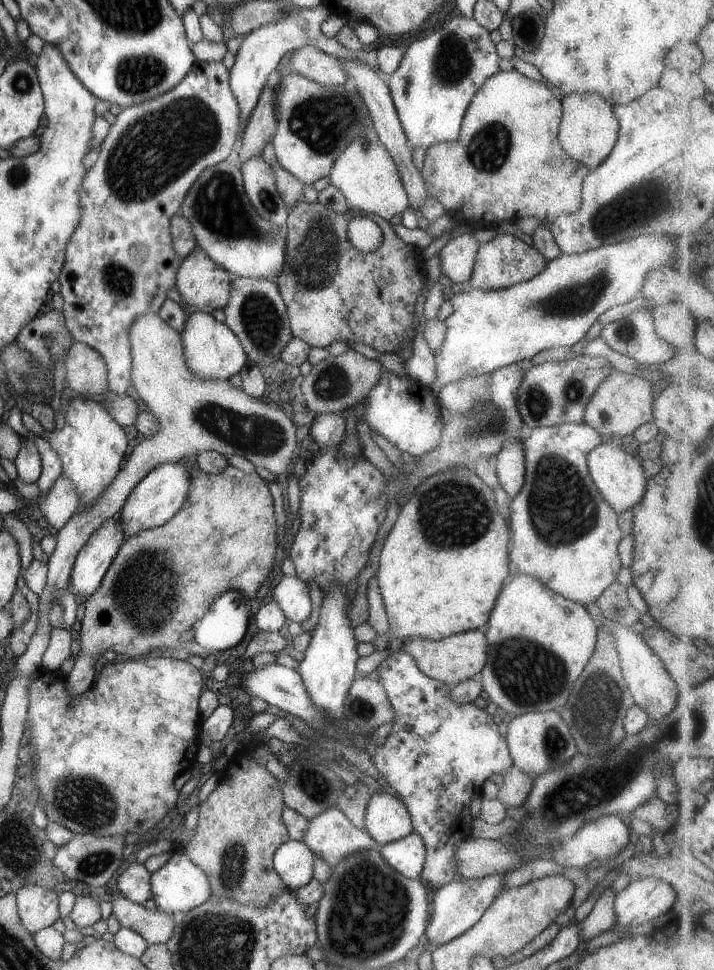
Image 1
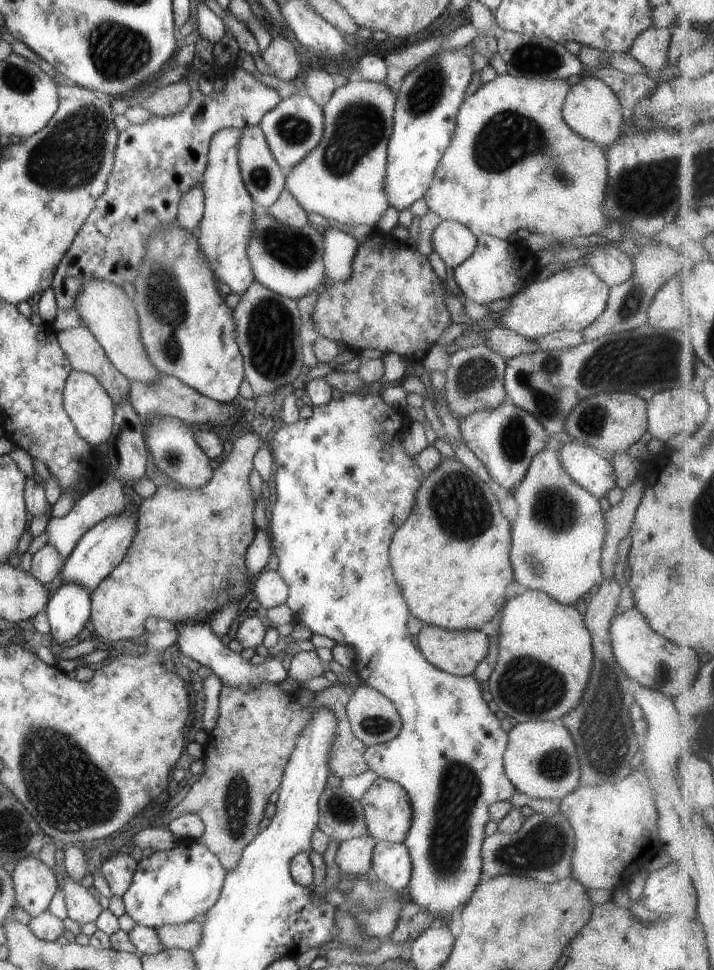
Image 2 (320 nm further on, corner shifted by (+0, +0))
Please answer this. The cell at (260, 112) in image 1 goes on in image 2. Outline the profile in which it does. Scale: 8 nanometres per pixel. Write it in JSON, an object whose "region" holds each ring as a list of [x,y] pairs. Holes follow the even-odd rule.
{"region":[[[275,36],[260,55],[269,75],[283,82],[291,82],[299,70],[297,52],[283,36]]]}

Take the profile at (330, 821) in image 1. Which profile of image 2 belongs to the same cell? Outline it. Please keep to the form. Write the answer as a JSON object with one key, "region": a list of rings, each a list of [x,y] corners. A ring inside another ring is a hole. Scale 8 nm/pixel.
{"region":[[[369,835],[342,841],[335,850],[333,860],[341,873],[362,878],[370,873],[373,848],[377,840]]]}

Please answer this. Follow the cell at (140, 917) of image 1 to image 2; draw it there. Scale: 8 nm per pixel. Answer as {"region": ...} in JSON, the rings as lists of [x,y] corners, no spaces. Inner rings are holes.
{"region":[[[194,919],[182,924],[165,924],[155,928],[155,934],[164,949],[179,948],[191,951],[201,938],[200,919]]]}

